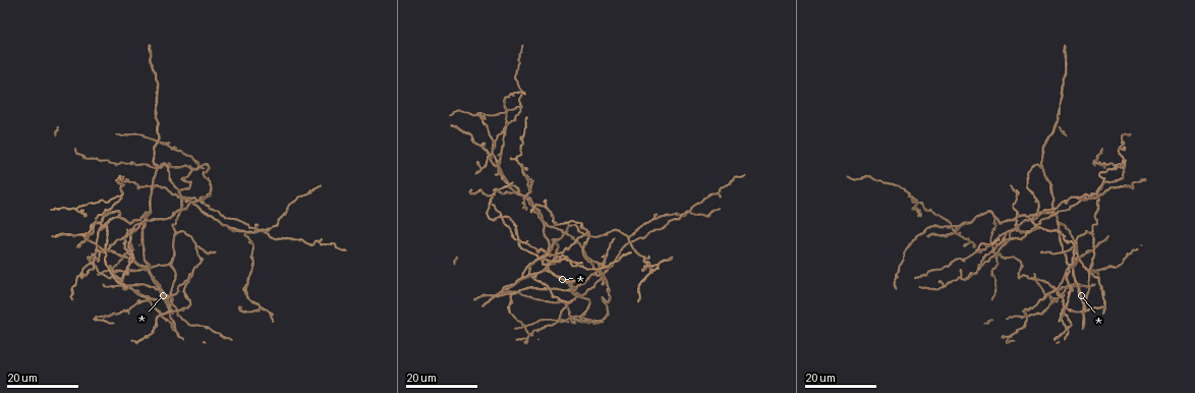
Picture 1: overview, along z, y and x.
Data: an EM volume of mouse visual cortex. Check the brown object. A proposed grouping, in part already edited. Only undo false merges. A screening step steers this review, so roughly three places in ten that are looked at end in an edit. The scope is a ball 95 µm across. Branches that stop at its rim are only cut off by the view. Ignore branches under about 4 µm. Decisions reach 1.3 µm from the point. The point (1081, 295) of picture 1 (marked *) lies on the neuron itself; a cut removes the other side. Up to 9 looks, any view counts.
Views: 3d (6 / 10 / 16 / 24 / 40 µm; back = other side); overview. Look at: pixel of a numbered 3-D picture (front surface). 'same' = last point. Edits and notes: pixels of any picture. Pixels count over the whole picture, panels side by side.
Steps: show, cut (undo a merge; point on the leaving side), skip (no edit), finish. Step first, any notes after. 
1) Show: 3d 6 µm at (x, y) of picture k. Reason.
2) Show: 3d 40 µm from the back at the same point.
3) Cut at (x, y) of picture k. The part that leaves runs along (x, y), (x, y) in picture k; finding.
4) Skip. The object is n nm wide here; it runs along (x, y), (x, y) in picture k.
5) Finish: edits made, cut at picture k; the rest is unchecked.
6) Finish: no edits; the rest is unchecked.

Show: 3d 16 µm at (95, 253) of picture 1. Side arm on a straight run.

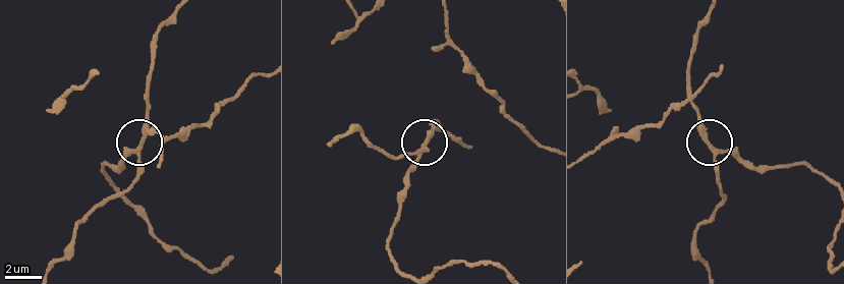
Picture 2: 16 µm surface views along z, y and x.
Show: 3d 6 µm at (134, 150) of picture 2.

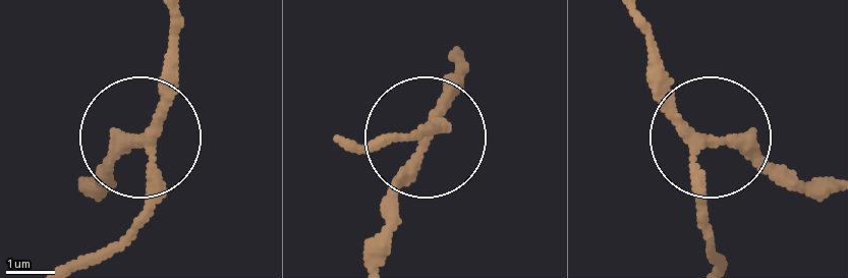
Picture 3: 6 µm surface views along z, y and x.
Skip. The object is 220 nm wide here; it runs along (636, 21), (657, 82), (705, 144), (710, 249) in picture 3; all the same neuron.

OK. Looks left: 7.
Show: 3d 16 µm at (966, 223) of picture 1. Branch point.

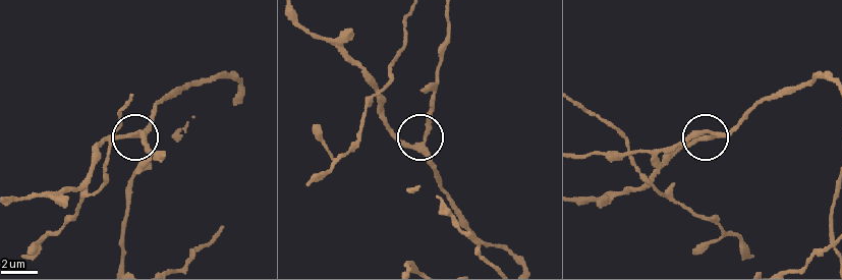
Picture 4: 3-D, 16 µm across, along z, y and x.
Show: 3d 6 µm at (133, 133) of picture 4.

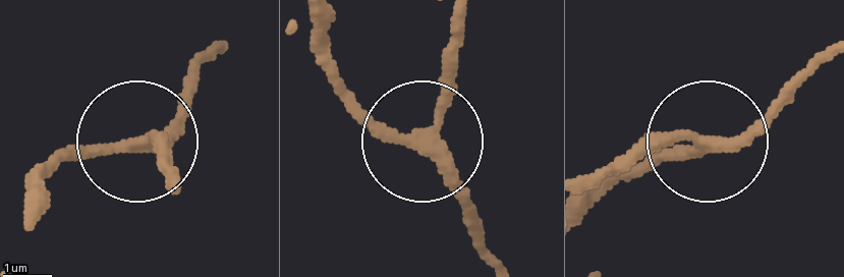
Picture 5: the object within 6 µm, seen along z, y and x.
Skip. The side arm is 38 µm long; it runs along (496, 260), (428, 139), (459, 33) in picture 5; all the same neuron.

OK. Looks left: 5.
Show: 3d 16 µm at (1099, 198) of picture 1. Four-way junction.

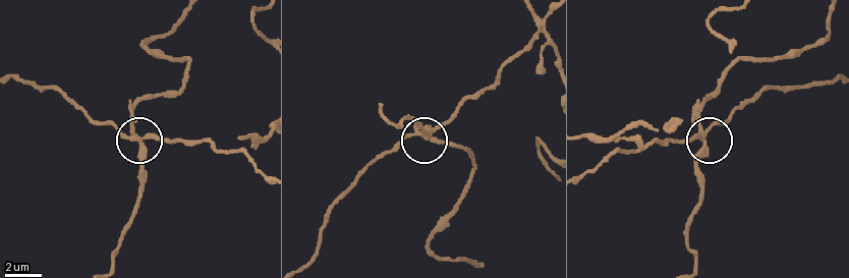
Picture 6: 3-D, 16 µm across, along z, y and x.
Show: 3d 6 µm at (135, 136) of picture 6.

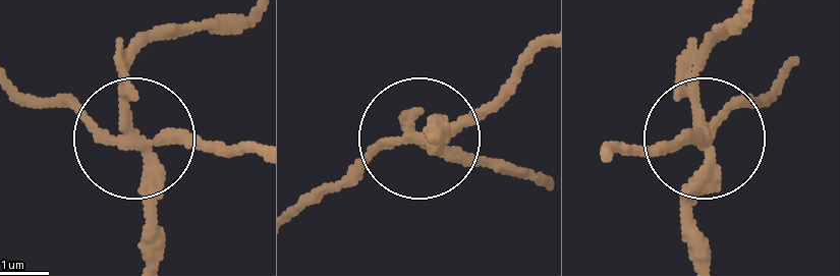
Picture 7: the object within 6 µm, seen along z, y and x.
Cut at (205, 142) of picture 7. The side arm is 69 µm long; the part that leaves runs along (145, 145), (249, 145) in picture 7; two neurons meet here.

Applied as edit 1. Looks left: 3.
Show: 3d 24 µm at (229, 229) of picture 1. Side arm on a straight run.

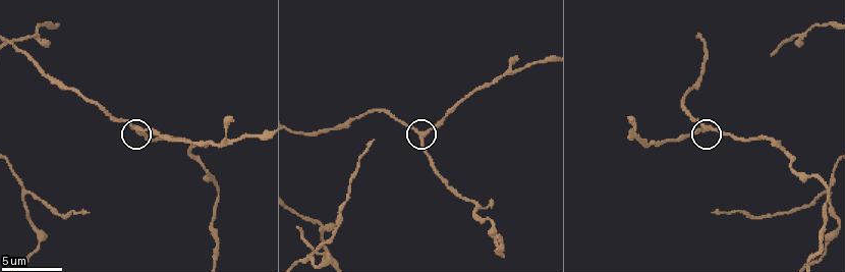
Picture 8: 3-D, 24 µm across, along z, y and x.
Show: 3d 10 µm at (423, 138) of picture 8. Zoom in.

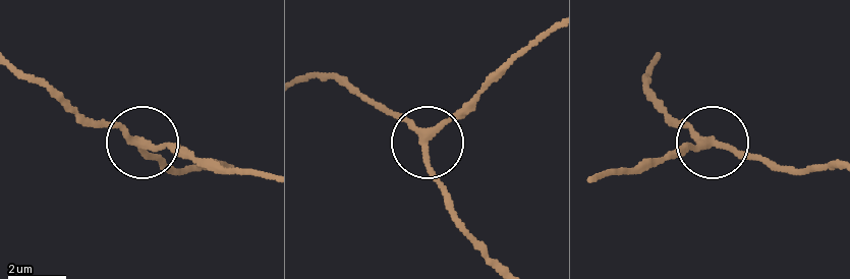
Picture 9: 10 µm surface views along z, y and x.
Skip. It runs along (305, 78), (349, 81), (429, 140), (477, 96) in picture 9; all the same neuron.

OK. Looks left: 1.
Finish: edits made, cut at picture 7; the rest is unchecked.

